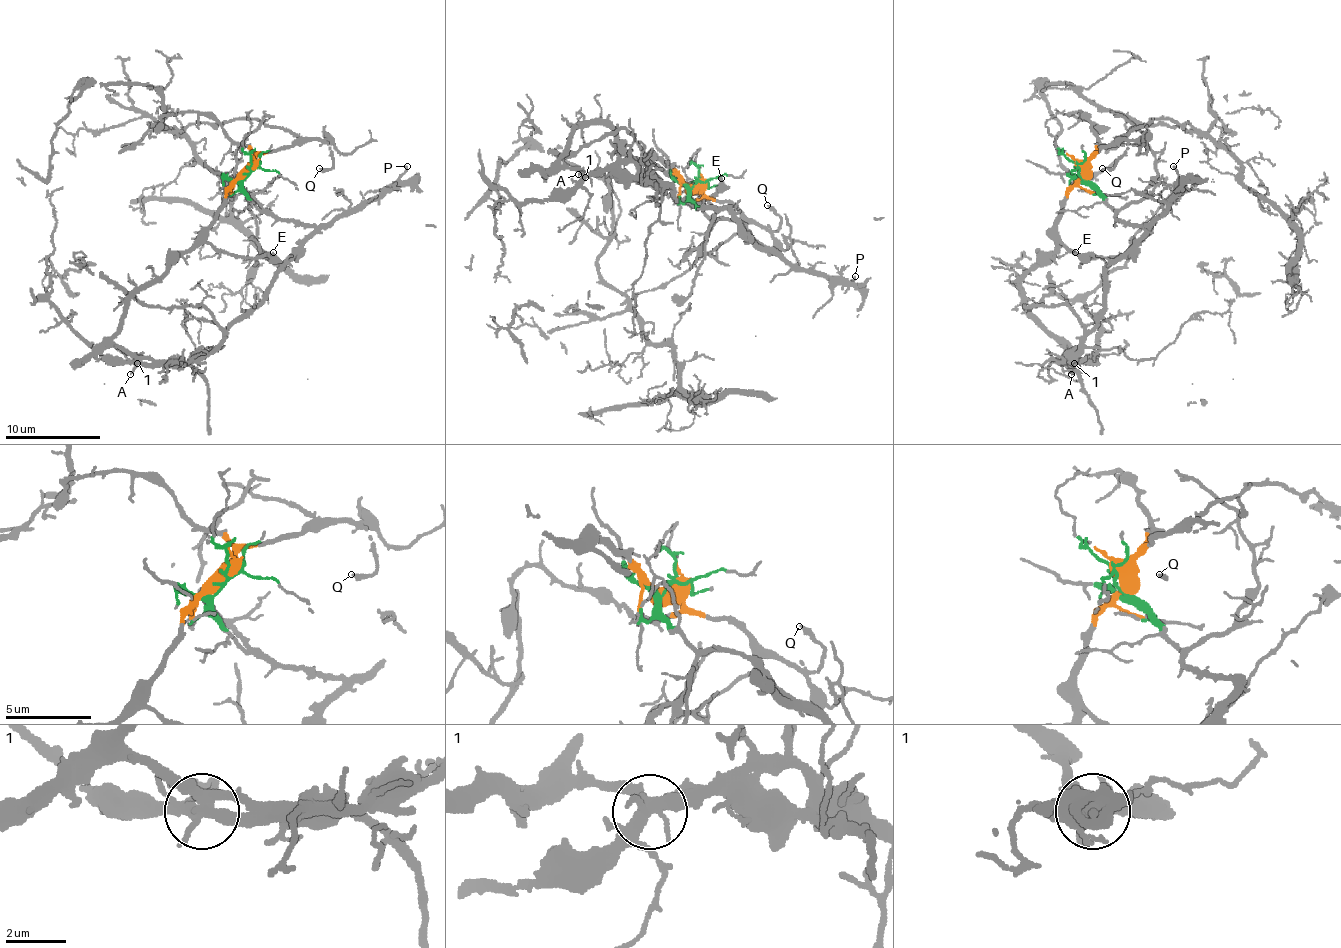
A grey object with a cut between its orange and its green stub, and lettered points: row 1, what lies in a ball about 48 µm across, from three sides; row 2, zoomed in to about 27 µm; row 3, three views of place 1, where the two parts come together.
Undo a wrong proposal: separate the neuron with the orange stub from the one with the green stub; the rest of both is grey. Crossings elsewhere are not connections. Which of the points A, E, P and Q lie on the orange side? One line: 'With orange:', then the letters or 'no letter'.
With orange: A, E, Q

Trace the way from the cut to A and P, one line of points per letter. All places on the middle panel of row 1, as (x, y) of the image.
A: (695, 184), (661, 160), (637, 160), (606, 125), (575, 129), (561, 163), (587, 177), (578, 175)
P: (695, 182), (690, 196), (712, 218), (736, 220), (788, 261), (817, 273), (843, 280), (855, 275)

